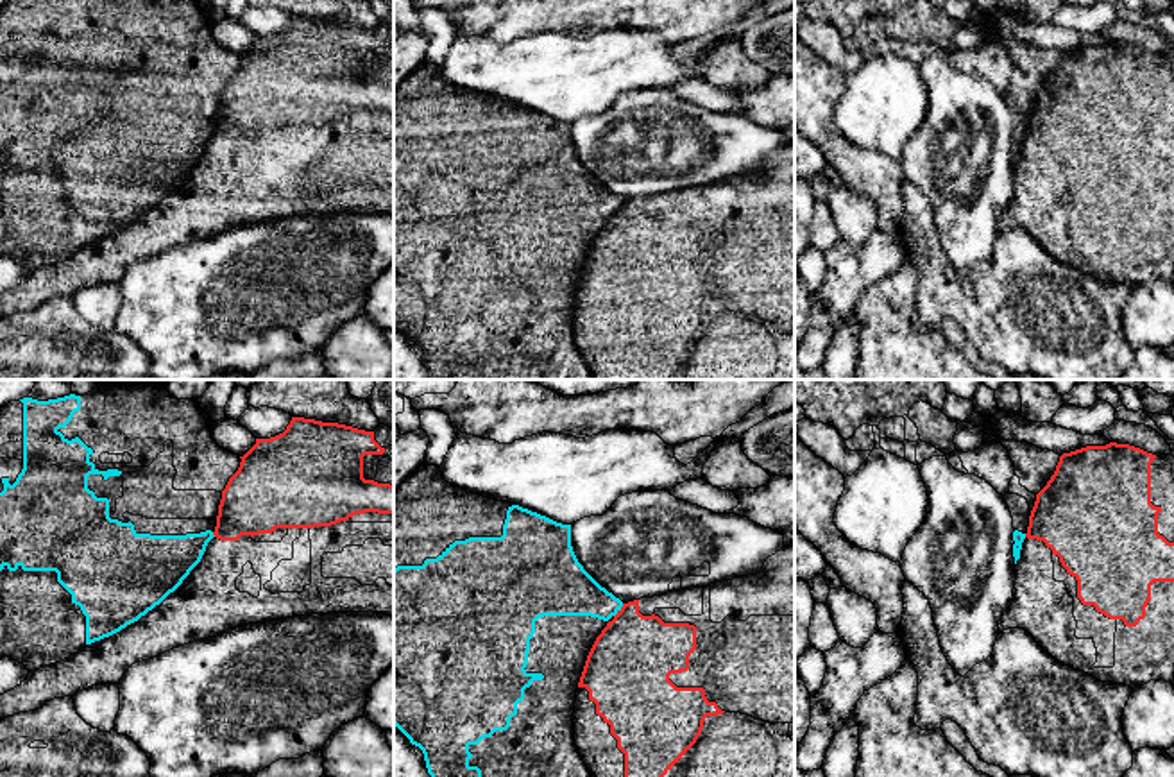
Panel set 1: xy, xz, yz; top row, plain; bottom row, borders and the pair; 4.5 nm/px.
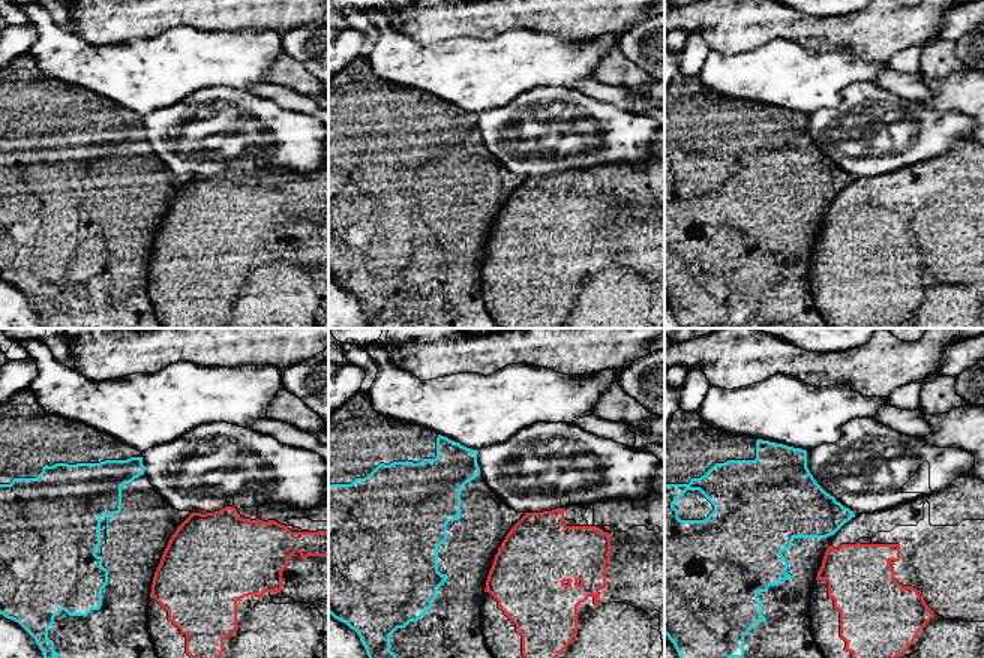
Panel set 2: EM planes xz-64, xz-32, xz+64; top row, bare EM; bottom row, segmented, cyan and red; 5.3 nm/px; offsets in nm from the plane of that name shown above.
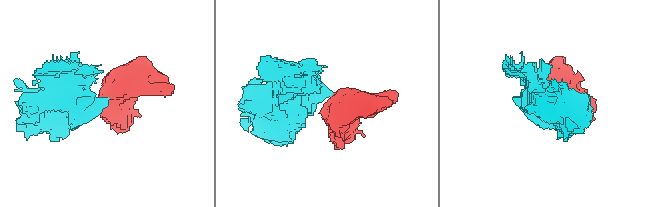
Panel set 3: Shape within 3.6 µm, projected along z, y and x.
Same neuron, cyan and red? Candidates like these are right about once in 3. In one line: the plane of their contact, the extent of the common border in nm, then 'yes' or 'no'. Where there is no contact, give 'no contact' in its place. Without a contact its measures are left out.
xz | 80 nm | no

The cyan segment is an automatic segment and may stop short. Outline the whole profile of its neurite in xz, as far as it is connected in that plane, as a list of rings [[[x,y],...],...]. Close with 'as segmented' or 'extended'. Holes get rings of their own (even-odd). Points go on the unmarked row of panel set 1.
[[[422,63],[394,91],[394,324],[422,349],[433,380],[594,380],[574,344],[573,312],[587,254],[621,206],[578,161],[571,124],[453,86],[440,66]]] | extended

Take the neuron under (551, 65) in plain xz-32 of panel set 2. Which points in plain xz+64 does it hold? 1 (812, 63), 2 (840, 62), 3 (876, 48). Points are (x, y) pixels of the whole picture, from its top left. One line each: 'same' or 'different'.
1: same
2: same
3: different

